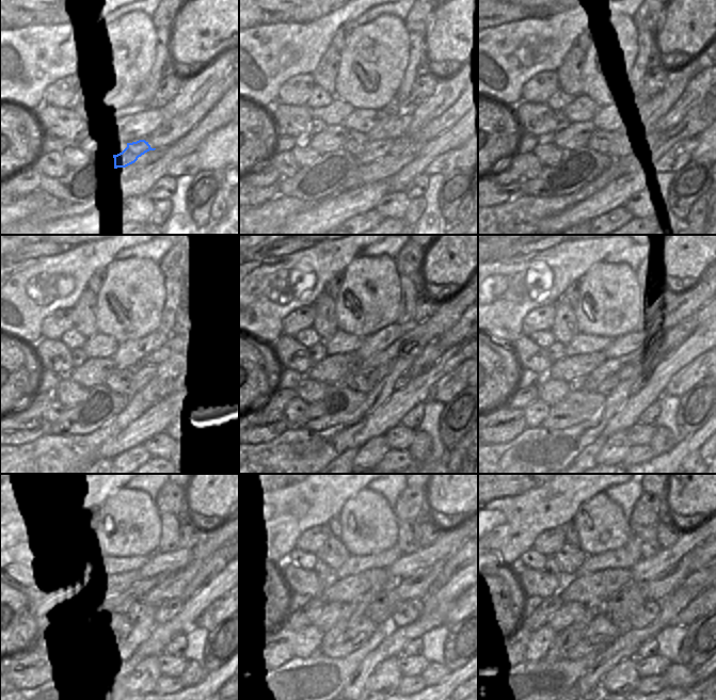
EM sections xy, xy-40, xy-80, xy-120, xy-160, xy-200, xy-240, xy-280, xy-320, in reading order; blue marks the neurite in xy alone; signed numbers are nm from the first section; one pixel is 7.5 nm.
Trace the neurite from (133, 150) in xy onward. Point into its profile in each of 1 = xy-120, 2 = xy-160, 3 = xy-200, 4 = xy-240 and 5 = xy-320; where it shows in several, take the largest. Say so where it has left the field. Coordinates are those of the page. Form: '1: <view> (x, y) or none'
1: xy-120 (143, 374)
2: xy-160 (381, 371)
3: xy-200 (649, 348)
4: xy-240 (173, 586)
5: xy-320 (658, 588)

